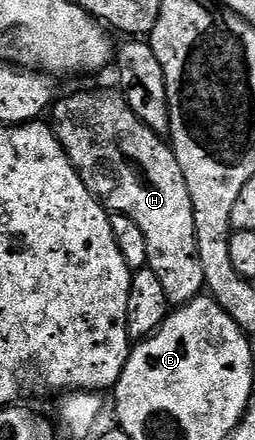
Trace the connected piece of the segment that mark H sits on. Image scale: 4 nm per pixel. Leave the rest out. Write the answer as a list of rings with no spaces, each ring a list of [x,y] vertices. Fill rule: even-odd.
[[[89,91],[86,95],[73,95],[70,99],[54,102],[51,108],[51,126],[57,140],[63,145],[67,157],[79,173],[83,185],[87,185],[105,210],[115,215],[126,215],[139,225],[147,241],[148,270],[159,277],[163,293],[174,308],[184,307],[206,290],[203,277],[203,261],[199,261],[199,245],[195,237],[195,213],[183,169],[175,157],[172,146],[162,136],[156,135],[132,109],[120,94],[100,95]]]

